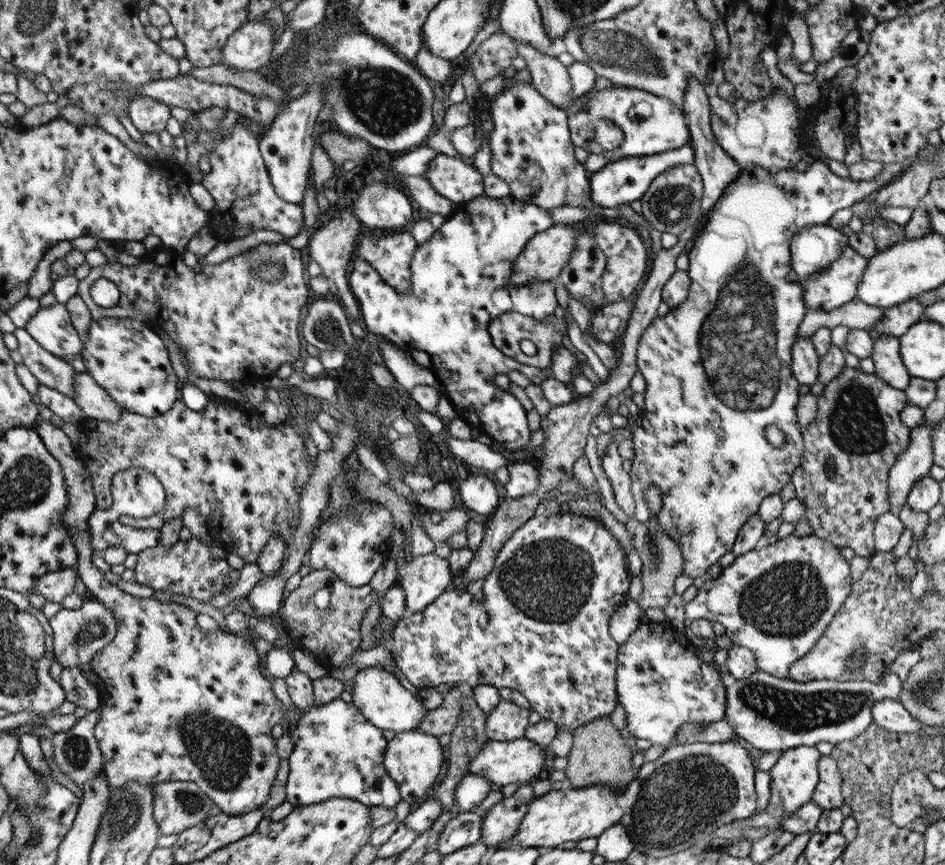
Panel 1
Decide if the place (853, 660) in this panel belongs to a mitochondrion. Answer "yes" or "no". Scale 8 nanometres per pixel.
yes

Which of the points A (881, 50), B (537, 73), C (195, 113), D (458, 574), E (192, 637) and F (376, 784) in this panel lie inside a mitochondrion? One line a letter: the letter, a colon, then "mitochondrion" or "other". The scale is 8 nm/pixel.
A: other
B: other
C: other
D: other
E: other
F: mitochondrion

